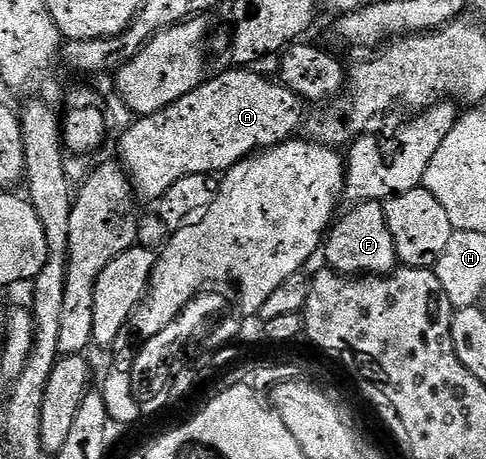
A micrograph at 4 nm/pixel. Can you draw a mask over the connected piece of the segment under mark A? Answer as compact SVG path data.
M230 67L227 73L222 73L219 77L211 76L203 81L200 87L184 95L184 99L155 113L139 116L135 125L127 127L126 134L118 145L119 151L122 152L120 161L139 198L147 197L150 203L157 202L158 198L168 191L168 187L172 187L176 179L184 179L184 175L225 174L237 161L243 161L255 151L271 149L281 141L291 140L297 134L294 133L297 129L299 132L304 121L302 98L297 97L287 85L277 80L269 81L268 78L254 72L258 71L251 71L246 67Z

